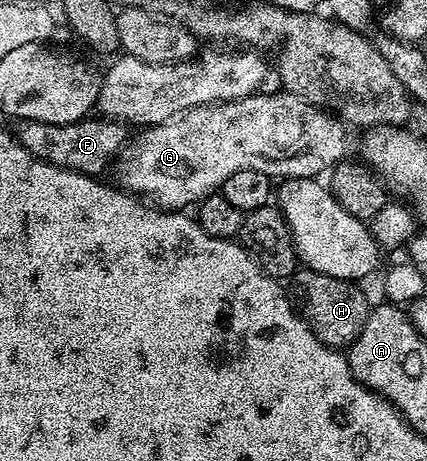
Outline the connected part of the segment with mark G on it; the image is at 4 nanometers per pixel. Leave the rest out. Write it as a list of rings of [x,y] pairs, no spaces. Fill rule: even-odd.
[[[283,89],[275,90],[269,95],[257,93],[229,103],[202,105],[161,123],[151,124],[120,151],[114,163],[115,182],[137,197],[156,195],[155,206],[178,211],[188,209],[188,206],[191,208],[208,195],[219,192],[226,177],[230,177],[230,173],[238,173],[238,169],[254,169],[276,181],[310,179],[323,176],[324,170],[327,172],[349,158],[348,150],[352,147],[348,140],[349,128],[341,120],[302,97],[291,95]]]

